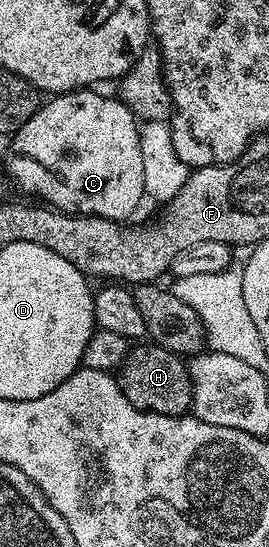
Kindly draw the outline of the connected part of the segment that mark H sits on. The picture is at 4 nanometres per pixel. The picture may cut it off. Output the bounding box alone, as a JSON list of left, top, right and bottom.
[117,345,193,415]

